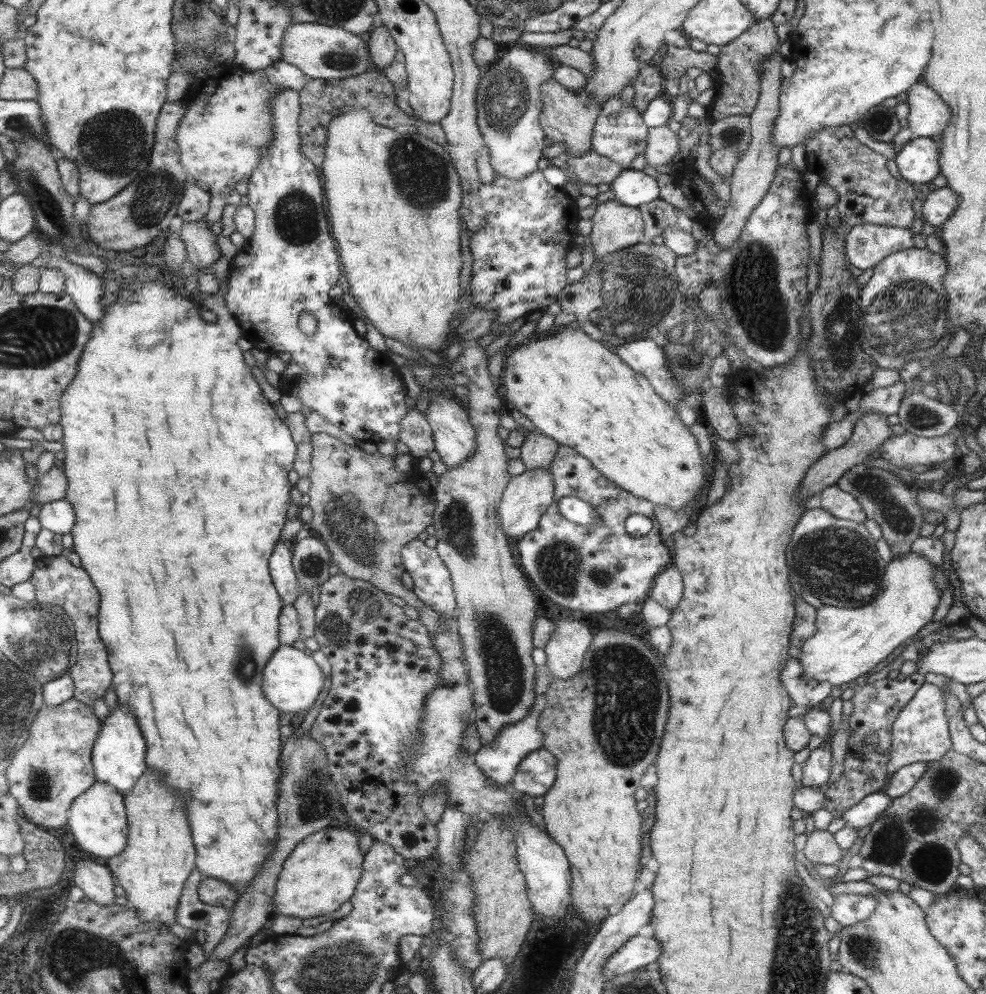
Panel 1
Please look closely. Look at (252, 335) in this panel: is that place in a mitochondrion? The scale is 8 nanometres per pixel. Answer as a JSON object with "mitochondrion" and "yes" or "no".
{"mitochondrion":"no"}

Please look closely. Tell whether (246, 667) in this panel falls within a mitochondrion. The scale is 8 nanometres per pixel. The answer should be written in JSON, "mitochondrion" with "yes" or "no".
{"mitochondrion":"yes"}

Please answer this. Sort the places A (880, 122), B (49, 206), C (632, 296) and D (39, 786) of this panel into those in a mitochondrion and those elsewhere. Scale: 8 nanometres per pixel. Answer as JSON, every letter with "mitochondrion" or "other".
{"A":"mitochondrion","B":"mitochondrion","C":"mitochondrion","D":"mitochondrion"}

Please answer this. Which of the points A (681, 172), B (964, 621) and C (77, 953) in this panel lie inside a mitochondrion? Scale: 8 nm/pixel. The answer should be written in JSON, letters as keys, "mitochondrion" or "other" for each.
{"A":"other","B":"other","C":"mitochondrion"}

